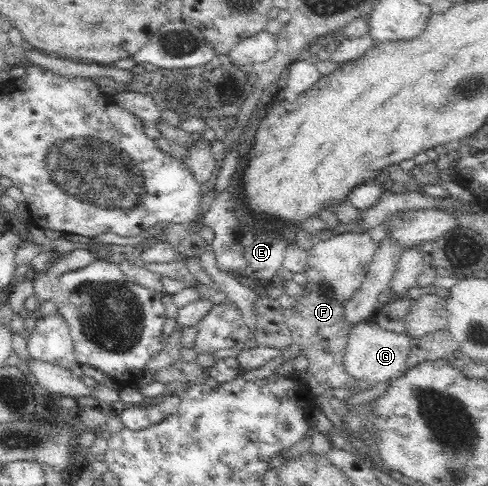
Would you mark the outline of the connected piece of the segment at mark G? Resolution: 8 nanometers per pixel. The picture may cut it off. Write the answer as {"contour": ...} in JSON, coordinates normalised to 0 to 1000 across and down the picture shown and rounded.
{"contour":[[[742,660],[721,677],[703,733],[703,751],[713,770],[734,782],[795,786],[824,774],[834,763],[836,726],[842,722],[842,695],[779,675],[764,660]]]}

